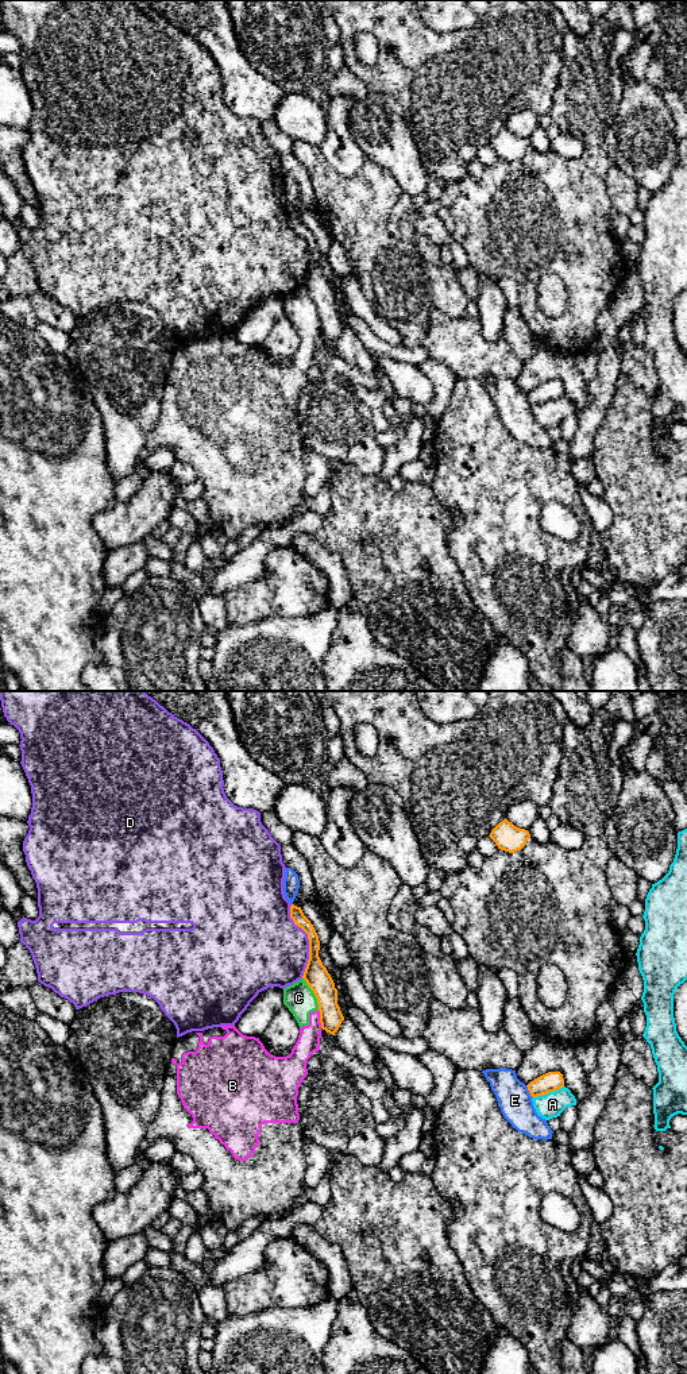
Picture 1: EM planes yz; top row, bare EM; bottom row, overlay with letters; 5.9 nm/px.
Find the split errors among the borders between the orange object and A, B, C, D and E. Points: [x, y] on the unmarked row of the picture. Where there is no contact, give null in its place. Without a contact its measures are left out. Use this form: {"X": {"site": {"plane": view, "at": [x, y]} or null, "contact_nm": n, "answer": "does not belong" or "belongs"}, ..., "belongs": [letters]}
{"A": {"site": {"plane": "yz", "at": [548, 401]}, "contact_nm": 200, "answer": "does not belong"}, "B": {"site": {"plane": "yz", "at": [320, 328]}, "contact_nm": 110, "answer": "does not belong"}, "C": {"site": {"plane": "yz", "at": [313, 301]}, "contact_nm": 220, "answer": "does not belong"}, "D": {"site": {"plane": "yz", "at": [309, 250]}, "contact_nm": 440, "answer": "does not belong"}, "E": {"site": {"plane": "yz", "at": [529, 401]}, "contact_nm": 90, "answer": "does not belong"}, "belongs": []}

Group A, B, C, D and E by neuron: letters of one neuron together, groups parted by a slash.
A / B C / D / E

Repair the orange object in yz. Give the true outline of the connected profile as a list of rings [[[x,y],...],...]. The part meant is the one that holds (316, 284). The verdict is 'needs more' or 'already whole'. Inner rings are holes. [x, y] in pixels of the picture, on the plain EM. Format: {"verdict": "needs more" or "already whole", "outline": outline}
{"verdict": "already whole", "outline": [[[292,213],[290,227],[296,235],[301,236],[308,243],[309,269],[302,287],[317,308],[321,337],[335,344],[344,325],[337,313],[337,298],[335,297],[335,292],[319,266],[319,244],[310,229],[304,224],[301,216]]]}

